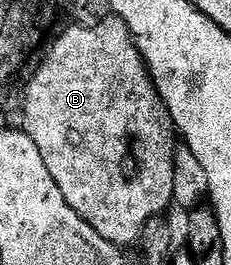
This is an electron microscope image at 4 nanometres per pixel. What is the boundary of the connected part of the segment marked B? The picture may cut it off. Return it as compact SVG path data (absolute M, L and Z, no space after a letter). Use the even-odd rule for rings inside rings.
M106 17L103 18L100 25L95 27L70 26L63 30L62 36L52 45L52 49L46 54L45 61L25 89L24 98L20 103L22 115L26 118L24 130L28 137L32 137L32 141L36 141L36 149L40 149L40 157L44 157L44 165L48 165L48 173L52 173L52 181L56 181L56 185L60 185L60 193L64 193L64 201L68 201L71 209L85 223L92 225L92 229L96 229L100 233L100 237L104 237L104 241L115 243L117 247L126 249L129 248L129 243L130 246L137 244L138 240L142 238L142 232L149 224L146 223L149 219L156 218L166 206L170 207L174 203L173 169L176 146L174 119L166 107L166 102L158 96L154 82L150 79L150 72L146 70L142 54L134 43L134 35L124 20L117 17Z

